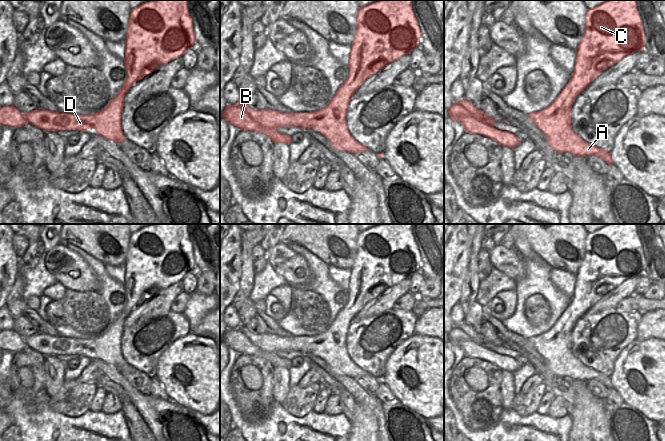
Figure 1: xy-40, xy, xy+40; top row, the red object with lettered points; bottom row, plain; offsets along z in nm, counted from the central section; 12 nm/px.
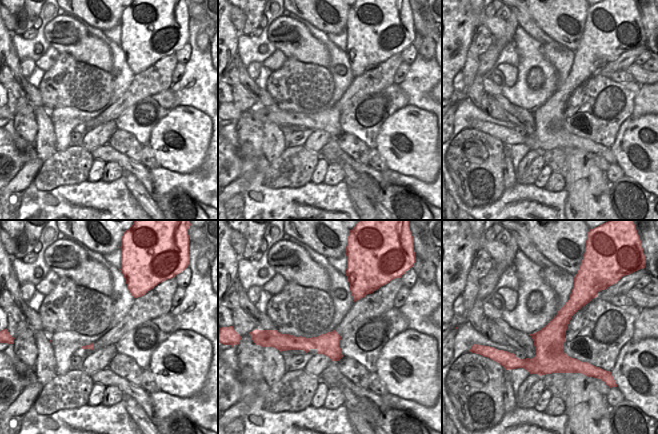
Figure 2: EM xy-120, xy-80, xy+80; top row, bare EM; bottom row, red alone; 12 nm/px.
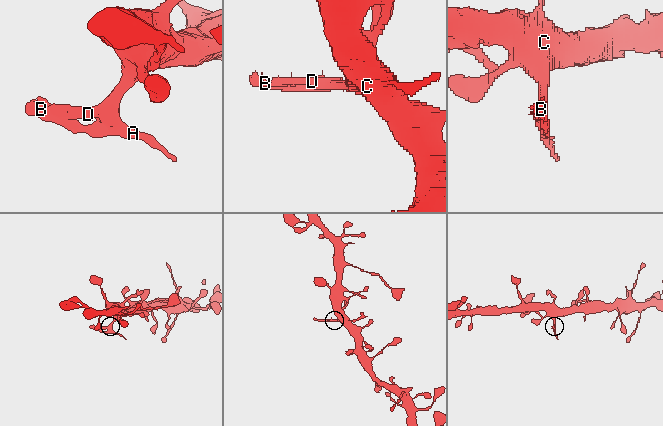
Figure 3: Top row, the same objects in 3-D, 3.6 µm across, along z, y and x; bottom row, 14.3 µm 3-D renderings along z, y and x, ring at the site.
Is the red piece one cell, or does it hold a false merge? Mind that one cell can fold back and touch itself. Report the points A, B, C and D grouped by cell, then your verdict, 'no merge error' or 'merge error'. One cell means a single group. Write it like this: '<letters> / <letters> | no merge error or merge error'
A B D / C | merge error

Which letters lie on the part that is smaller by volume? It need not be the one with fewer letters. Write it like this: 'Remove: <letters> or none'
Remove: A, B, D

